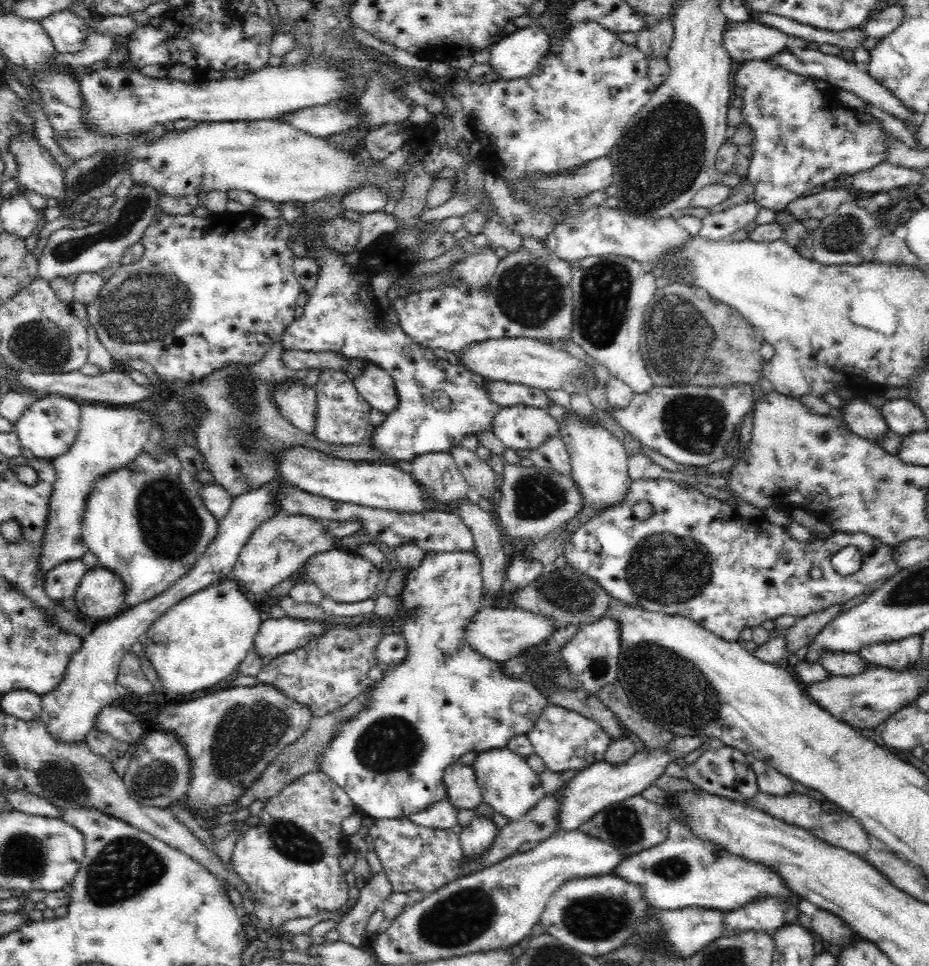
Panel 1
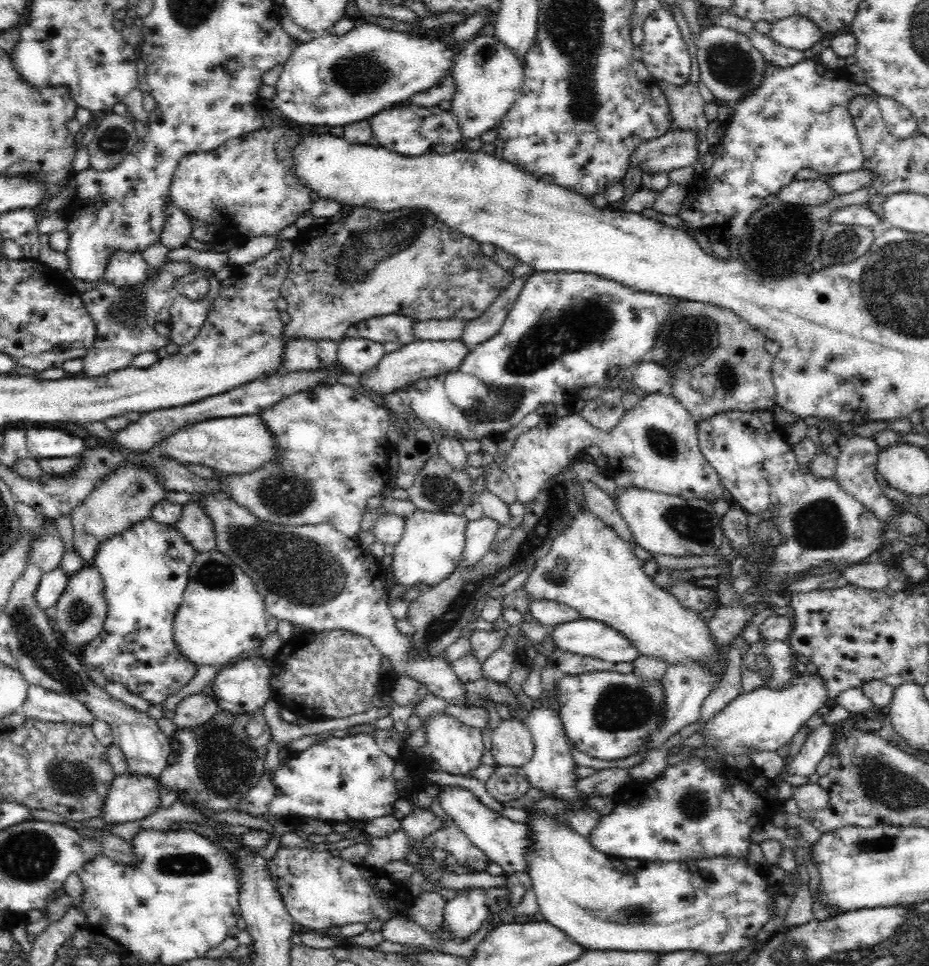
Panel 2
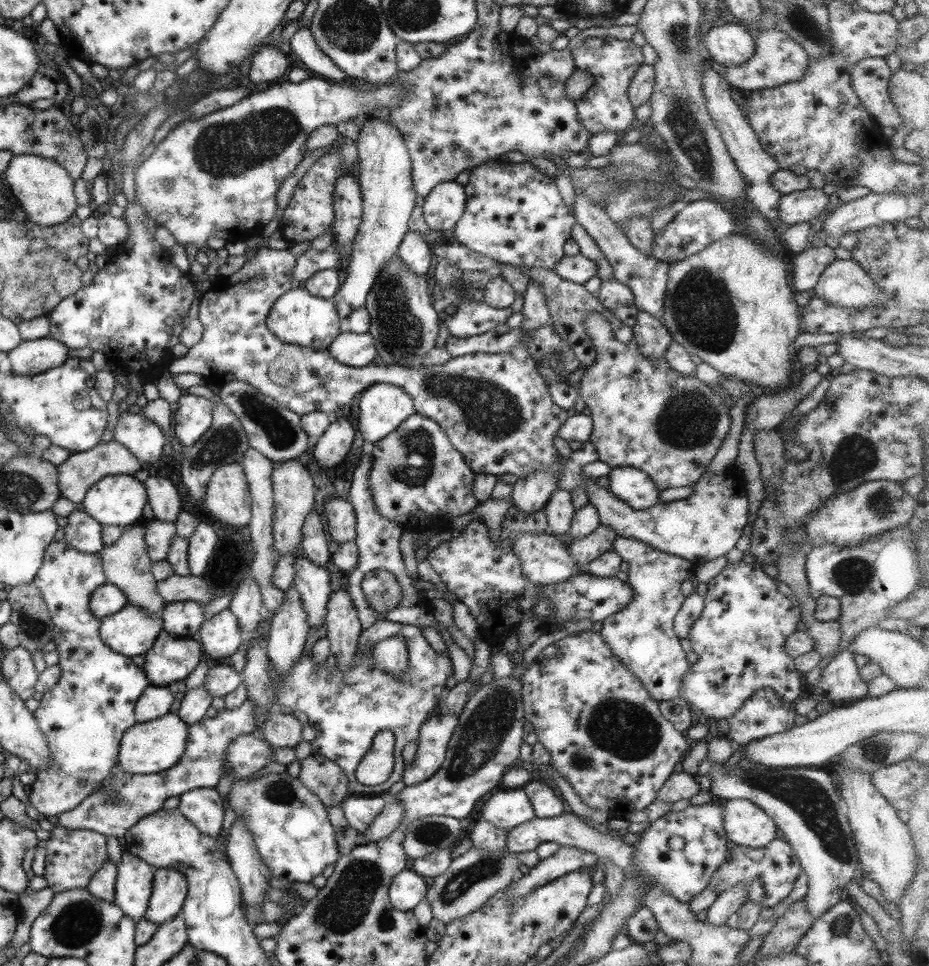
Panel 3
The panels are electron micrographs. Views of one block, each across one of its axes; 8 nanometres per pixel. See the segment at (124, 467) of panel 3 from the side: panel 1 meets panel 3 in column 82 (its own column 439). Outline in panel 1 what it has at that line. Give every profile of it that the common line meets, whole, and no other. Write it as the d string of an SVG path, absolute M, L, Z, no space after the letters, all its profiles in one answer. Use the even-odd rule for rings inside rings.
M428 452L407 465L414 481L440 503L450 503L471 495L470 486L453 457L446 452Z

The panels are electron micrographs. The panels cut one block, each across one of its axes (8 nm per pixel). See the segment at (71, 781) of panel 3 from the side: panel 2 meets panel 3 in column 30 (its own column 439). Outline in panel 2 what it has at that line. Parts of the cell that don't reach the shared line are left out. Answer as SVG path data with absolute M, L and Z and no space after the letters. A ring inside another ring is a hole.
M460 785L438 787L436 798L446 816L454 820L474 846L483 850L492 862L500 864L504 875L512 877L514 872L526 871L526 846L530 844L529 828L526 827L526 823L510 821L500 813L488 809L465 787Z

